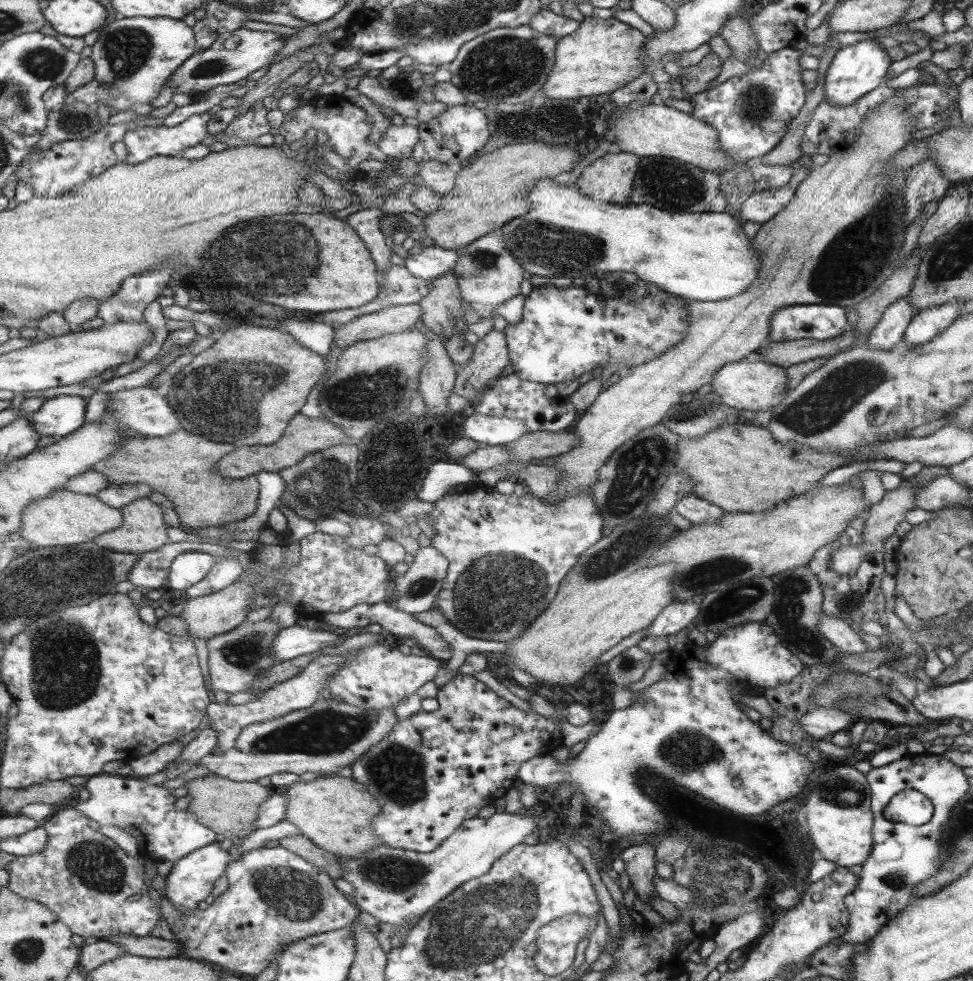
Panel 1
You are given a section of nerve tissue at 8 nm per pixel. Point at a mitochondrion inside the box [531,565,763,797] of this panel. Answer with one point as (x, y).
(688, 751)

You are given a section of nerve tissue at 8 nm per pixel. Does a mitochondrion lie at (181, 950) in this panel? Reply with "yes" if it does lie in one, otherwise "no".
no

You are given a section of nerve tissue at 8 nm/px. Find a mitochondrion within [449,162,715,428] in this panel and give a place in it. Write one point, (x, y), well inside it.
(540, 243)

